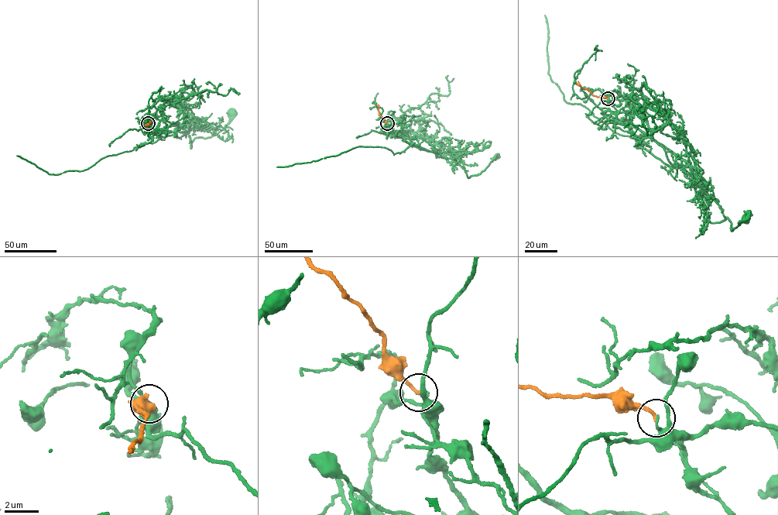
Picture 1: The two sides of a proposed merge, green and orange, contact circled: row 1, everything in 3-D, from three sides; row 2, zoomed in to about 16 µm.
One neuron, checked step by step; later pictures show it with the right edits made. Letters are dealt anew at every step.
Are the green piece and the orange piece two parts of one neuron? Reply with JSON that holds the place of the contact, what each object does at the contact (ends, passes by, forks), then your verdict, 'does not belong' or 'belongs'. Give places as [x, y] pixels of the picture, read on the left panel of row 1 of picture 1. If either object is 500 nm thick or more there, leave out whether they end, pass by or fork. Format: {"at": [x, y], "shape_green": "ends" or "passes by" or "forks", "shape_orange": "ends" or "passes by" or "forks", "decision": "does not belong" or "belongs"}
{"at": [148, 123], "shape_green": "ends", "shape_orange": "ends", "decision": "does not belong"}

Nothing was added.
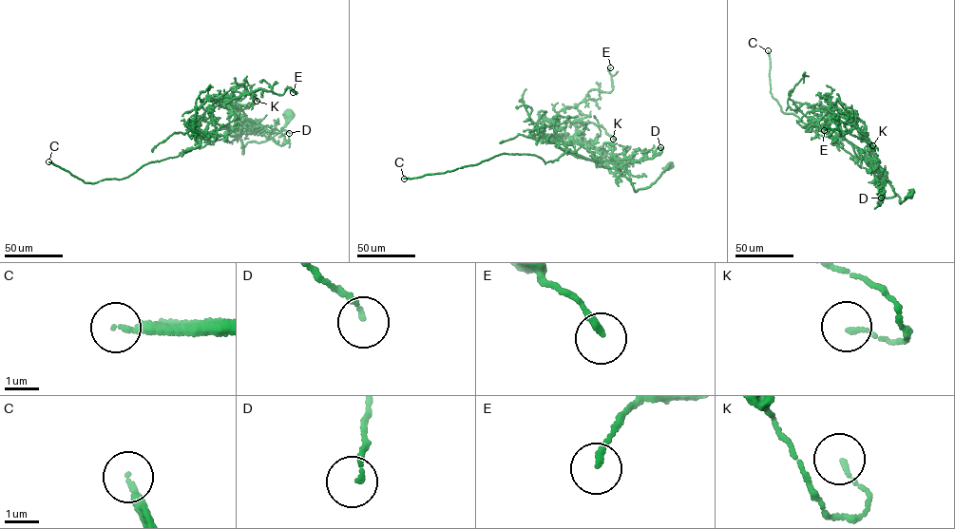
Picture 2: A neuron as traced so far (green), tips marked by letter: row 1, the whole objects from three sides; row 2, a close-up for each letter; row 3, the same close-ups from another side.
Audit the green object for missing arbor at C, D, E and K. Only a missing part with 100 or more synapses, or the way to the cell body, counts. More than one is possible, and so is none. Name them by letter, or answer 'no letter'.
C

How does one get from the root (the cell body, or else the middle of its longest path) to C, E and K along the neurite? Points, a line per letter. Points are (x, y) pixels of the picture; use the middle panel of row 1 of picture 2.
C: (669, 165), (636, 192), (614, 169), (569, 150), (545, 162), (504, 153), (404, 179)
E: (669, 165), (636, 192), (595, 148), (557, 125), (559, 112), (578, 105), (590, 90), (611, 91), (610, 67)
K: (669, 165), (650, 186), (636, 192), (625, 176), (610, 170), (595, 148), (569, 138), (588, 122), (613, 139)

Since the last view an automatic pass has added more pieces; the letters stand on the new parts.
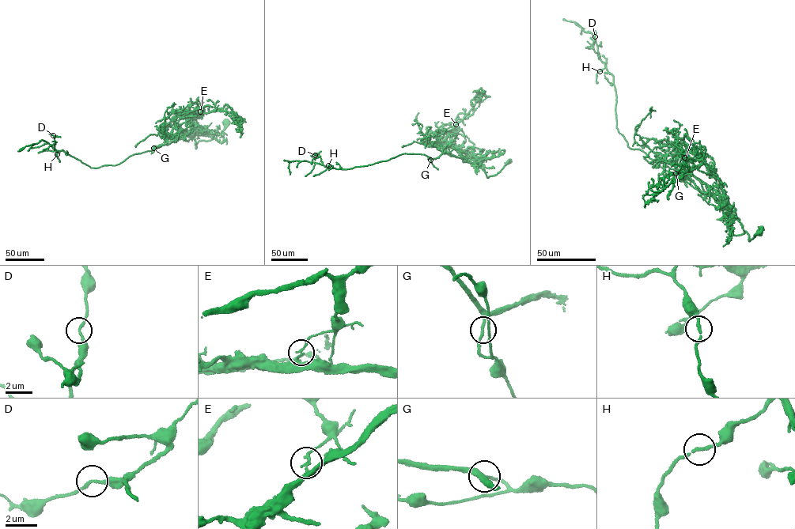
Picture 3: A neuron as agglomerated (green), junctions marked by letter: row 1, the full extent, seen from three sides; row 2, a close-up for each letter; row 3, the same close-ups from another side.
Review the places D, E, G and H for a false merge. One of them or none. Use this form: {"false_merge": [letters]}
{"false_merge": ["E"]}

